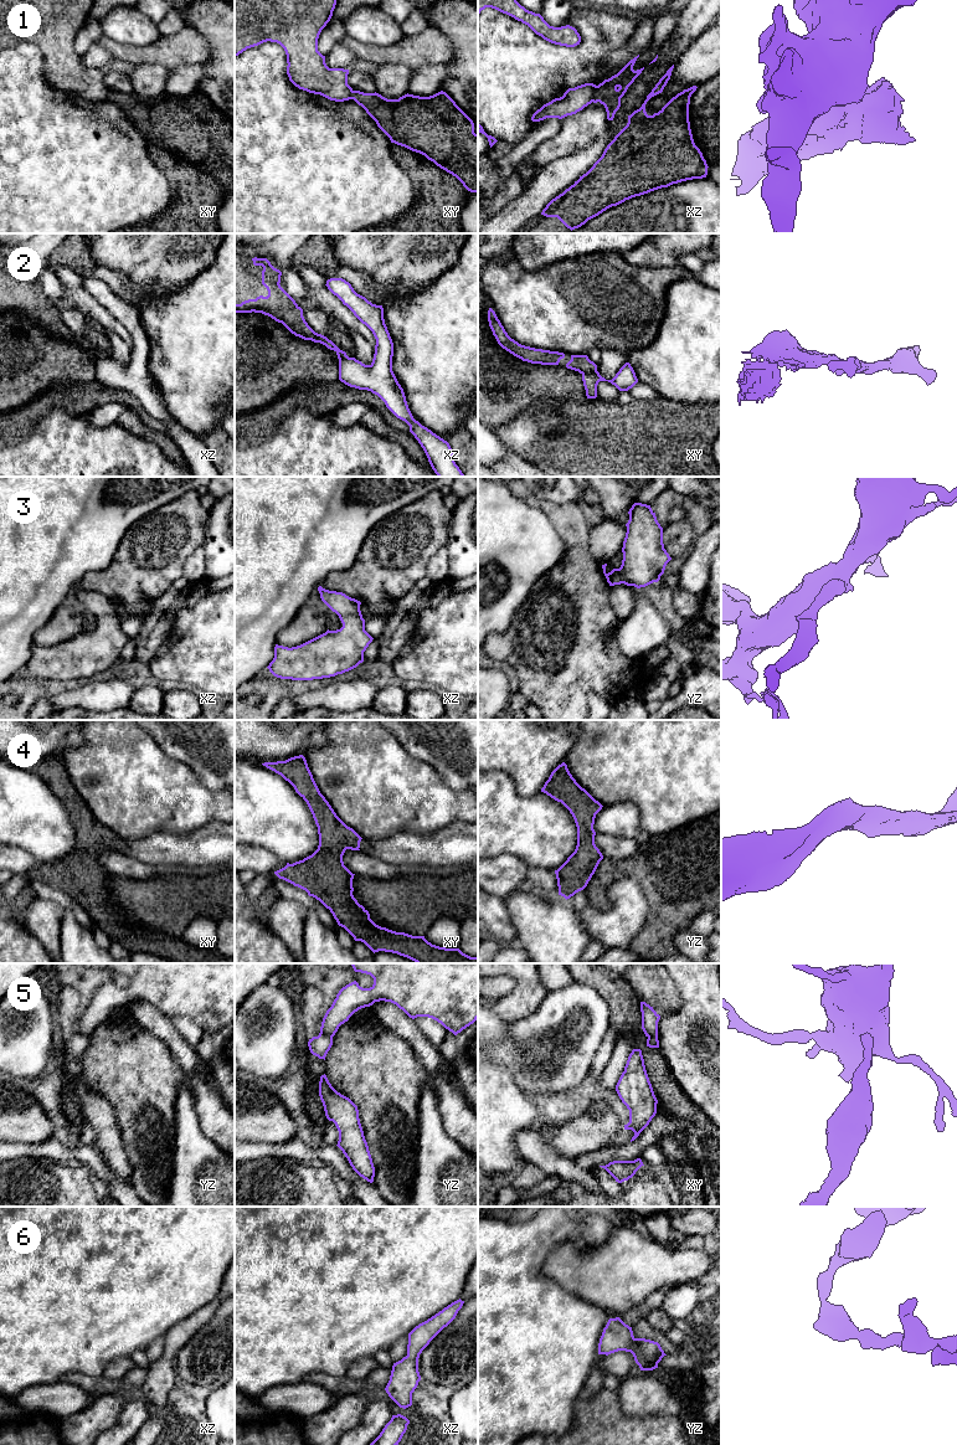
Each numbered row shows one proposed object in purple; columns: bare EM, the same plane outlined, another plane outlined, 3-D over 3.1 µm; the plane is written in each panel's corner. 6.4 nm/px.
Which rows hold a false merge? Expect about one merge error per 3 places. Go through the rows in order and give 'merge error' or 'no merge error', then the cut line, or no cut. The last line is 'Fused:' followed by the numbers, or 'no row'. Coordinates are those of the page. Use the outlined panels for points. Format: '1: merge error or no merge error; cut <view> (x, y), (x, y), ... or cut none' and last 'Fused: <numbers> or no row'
1: merge error; cut xz (597, 86), (596, 94), (591, 101)
2: merge error; cut xy (596, 369), (582, 375)
3: no merge error; cut none
4: no merge error; cut none
5: merge error; cut yz (320, 1030), (332, 1038)
6: no merge error; cut none
Fused: 1, 2, 5

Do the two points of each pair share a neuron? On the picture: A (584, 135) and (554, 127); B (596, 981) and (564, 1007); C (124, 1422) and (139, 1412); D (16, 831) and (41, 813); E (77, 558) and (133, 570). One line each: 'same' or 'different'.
A: different
B: different
C: same
D: same
E: different

